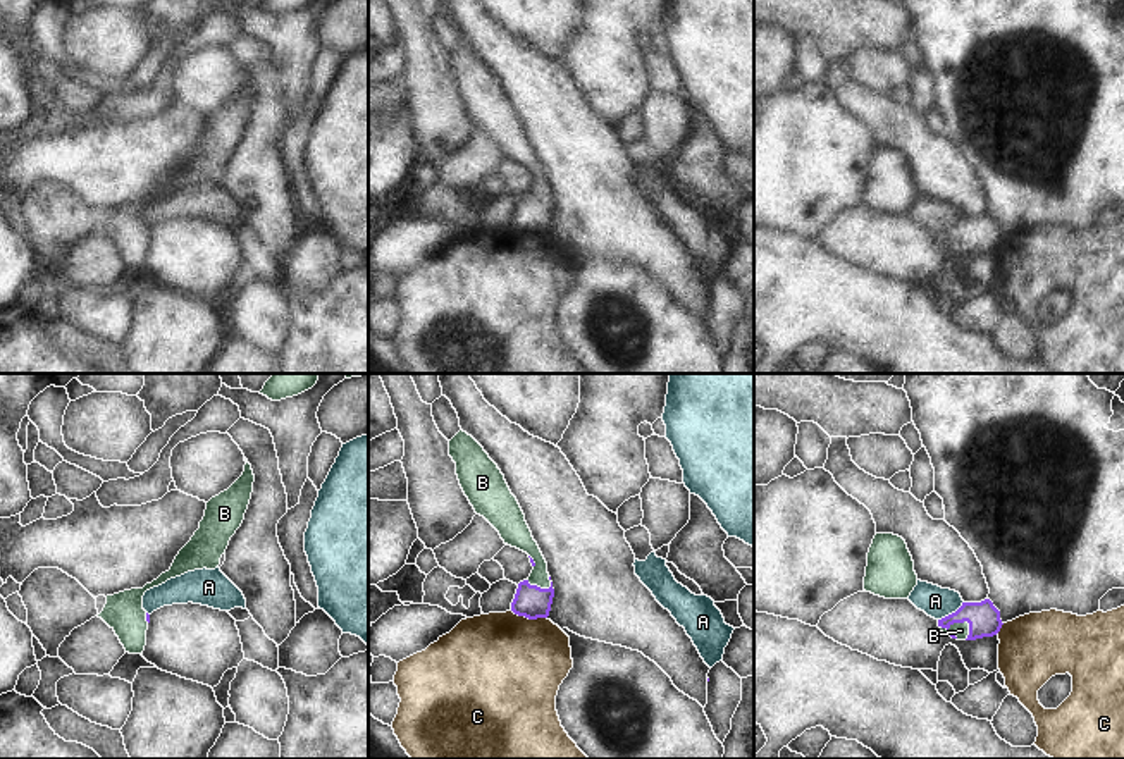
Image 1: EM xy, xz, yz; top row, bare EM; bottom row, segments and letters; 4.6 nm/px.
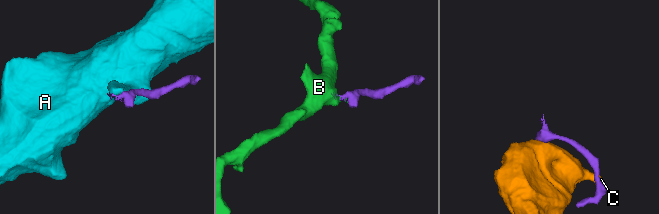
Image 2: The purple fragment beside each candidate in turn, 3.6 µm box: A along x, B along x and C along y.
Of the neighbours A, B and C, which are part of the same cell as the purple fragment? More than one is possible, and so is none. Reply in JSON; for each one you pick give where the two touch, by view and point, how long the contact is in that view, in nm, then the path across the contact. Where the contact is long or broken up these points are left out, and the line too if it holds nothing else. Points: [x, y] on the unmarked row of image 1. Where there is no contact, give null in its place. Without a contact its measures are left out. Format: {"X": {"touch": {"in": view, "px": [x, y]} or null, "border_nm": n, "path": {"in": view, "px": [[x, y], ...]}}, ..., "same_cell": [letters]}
{"B": {"touch": {"in": "yz", "px": [959, 236]}, "border_nm": 150, "path": {"in": "yz", "px": [[983, 233], [959, 236], [961, 245]]}}, "same_cell": ["B"]}

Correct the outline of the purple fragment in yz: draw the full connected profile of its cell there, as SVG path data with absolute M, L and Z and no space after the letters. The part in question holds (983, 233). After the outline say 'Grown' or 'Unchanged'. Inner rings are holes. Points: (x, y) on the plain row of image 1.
M990 213L981 217L962 217L962 220L938 234L940 246L957 255L976 255L993 251L1002 243L1000 225Z. Grown.

